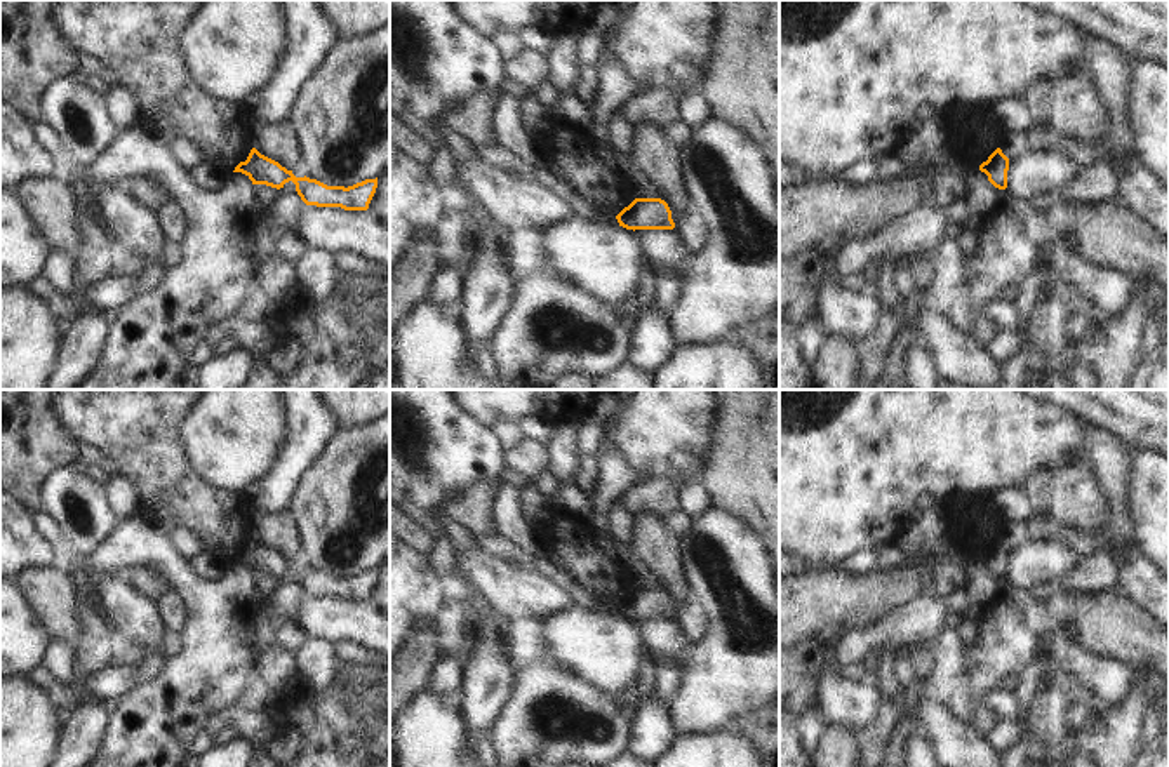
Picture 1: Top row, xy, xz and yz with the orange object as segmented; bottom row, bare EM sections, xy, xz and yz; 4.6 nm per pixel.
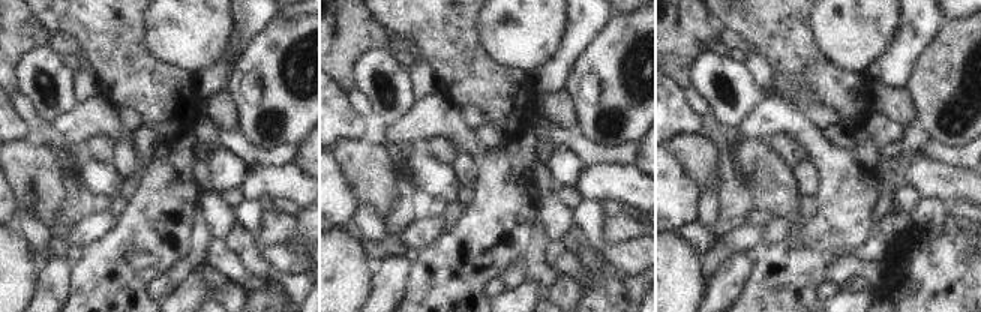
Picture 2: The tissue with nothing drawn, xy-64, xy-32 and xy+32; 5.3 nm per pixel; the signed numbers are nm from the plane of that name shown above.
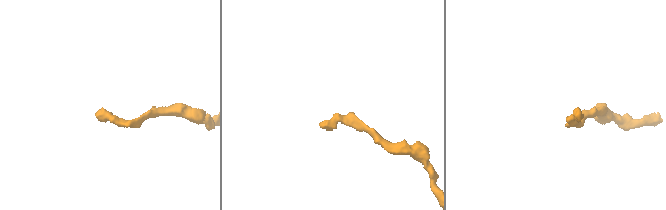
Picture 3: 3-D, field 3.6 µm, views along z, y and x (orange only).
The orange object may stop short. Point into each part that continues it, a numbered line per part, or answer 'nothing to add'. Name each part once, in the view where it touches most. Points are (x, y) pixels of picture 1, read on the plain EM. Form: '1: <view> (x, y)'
nothing to add

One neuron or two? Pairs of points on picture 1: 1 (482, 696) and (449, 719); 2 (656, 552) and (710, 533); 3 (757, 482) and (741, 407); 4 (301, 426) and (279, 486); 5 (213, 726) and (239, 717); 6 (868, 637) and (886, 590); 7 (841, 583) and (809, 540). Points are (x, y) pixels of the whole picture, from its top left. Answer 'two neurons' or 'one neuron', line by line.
1: two neurons
2: two neurons
3: one neuron
4: one neuron
5: one neuron
6: two neurons
7: two neurons

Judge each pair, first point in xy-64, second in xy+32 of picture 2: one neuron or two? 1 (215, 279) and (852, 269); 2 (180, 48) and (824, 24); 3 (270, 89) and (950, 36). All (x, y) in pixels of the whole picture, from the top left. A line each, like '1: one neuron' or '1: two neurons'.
1: one neuron
2: one neuron
3: one neuron

